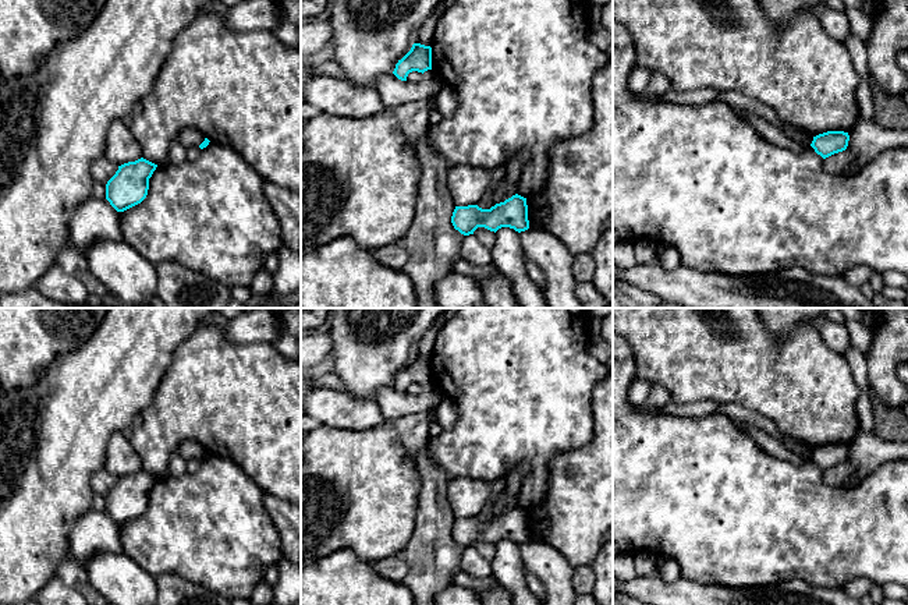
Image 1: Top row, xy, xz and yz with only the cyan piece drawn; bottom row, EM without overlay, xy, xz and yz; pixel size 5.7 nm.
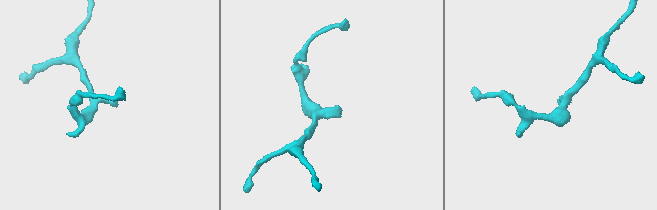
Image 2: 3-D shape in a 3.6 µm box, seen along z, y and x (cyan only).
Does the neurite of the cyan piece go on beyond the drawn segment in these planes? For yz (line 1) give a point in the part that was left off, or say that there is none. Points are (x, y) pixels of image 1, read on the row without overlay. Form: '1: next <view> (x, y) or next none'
1: next none

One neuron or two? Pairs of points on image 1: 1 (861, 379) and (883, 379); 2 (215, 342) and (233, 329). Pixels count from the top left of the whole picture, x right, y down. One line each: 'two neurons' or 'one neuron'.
1: two neurons
2: two neurons

